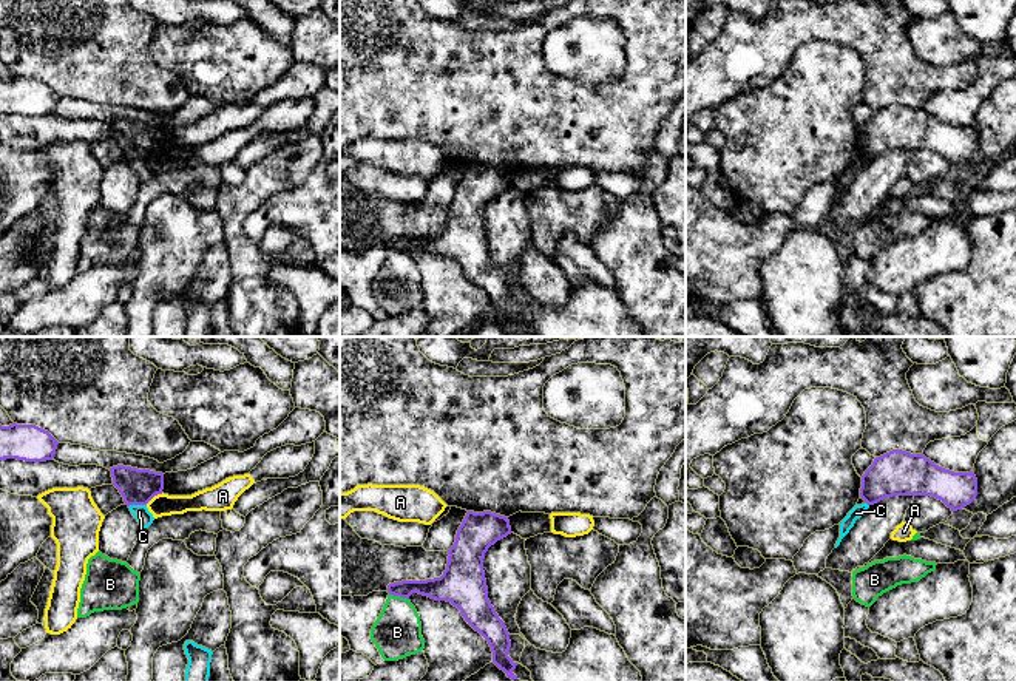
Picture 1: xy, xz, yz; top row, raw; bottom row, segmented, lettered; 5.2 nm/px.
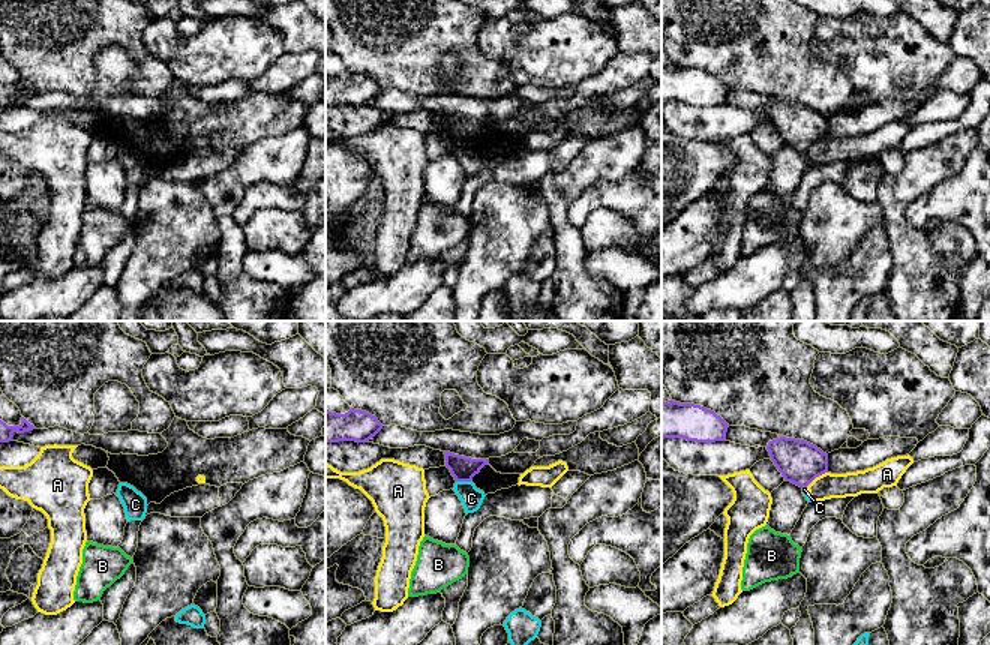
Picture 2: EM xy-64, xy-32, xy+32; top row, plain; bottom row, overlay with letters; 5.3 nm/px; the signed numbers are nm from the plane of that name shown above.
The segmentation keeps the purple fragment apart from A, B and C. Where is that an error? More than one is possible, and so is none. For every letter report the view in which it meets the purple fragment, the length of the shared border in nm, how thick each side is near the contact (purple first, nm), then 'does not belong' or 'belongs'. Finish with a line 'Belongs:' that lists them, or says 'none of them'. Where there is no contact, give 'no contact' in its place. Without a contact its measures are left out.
A: contact in xy; length 110 nm; calibres 190 and 110 nm; does not belong
B: contact in xz; length 110 nm; calibres 130 and 260 nm; does not belong
C: contact in xy; length 100 nm; calibres 190 and 80 nm; belongs
Belongs: C

